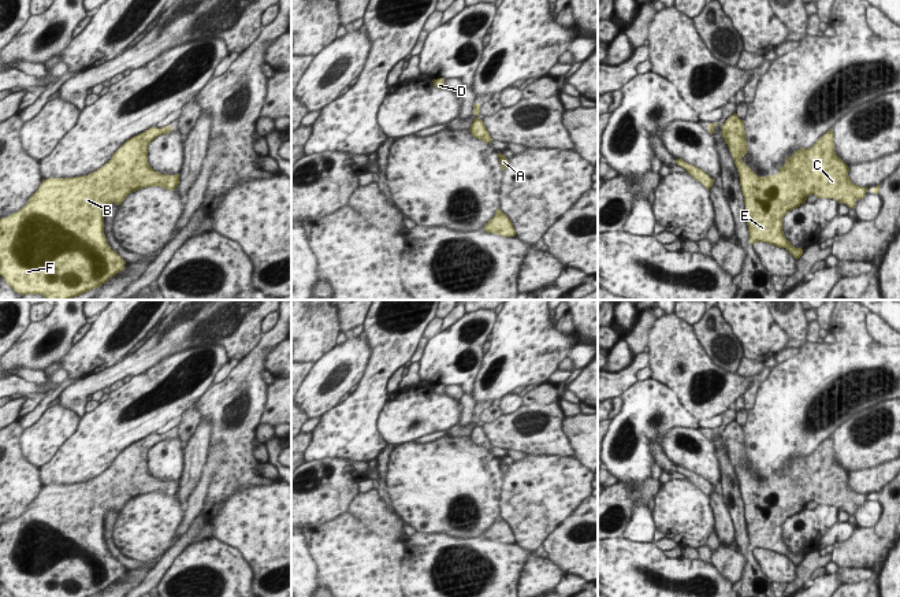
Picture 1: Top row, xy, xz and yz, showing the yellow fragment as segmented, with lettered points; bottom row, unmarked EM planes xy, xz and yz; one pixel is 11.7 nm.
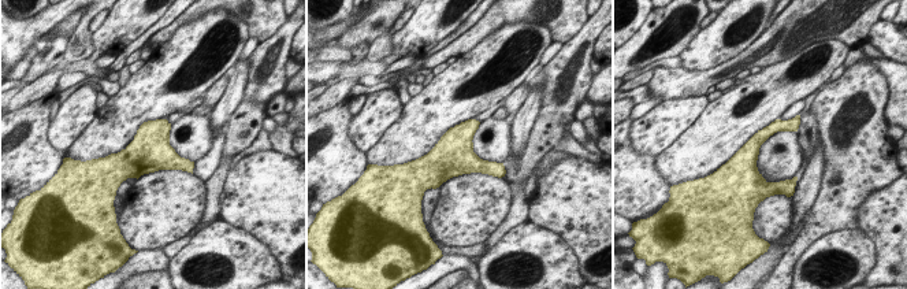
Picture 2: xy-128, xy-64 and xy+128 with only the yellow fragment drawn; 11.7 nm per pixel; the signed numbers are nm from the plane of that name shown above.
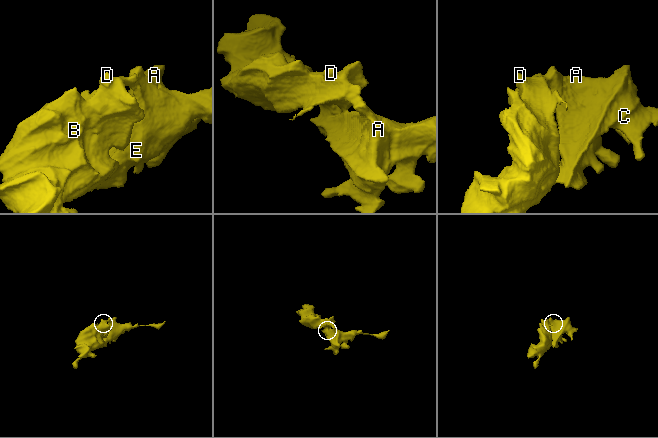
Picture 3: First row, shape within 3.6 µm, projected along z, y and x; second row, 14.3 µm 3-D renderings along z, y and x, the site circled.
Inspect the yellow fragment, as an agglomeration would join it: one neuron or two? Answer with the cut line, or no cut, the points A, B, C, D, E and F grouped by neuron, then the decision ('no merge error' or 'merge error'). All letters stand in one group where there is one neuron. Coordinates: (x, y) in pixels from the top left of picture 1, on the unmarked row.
cut none; groups A B C D E F; no merge error

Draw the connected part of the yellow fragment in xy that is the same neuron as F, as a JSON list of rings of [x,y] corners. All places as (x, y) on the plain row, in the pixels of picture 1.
[[[171,433],[149,434],[127,446],[112,464],[92,481],[75,485],[42,486],[27,511],[0,526],[0,582],[14,597],[92,597],[124,576],[123,567],[112,557],[104,541],[108,511],[120,512],[135,497],[160,493],[174,497],[179,481],[155,478],[148,470],[148,452]]]

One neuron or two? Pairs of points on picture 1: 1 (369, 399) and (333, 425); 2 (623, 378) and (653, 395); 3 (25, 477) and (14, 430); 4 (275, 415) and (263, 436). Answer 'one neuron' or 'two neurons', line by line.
1: one neuron
2: two neurons
3: one neuron
4: two neurons

